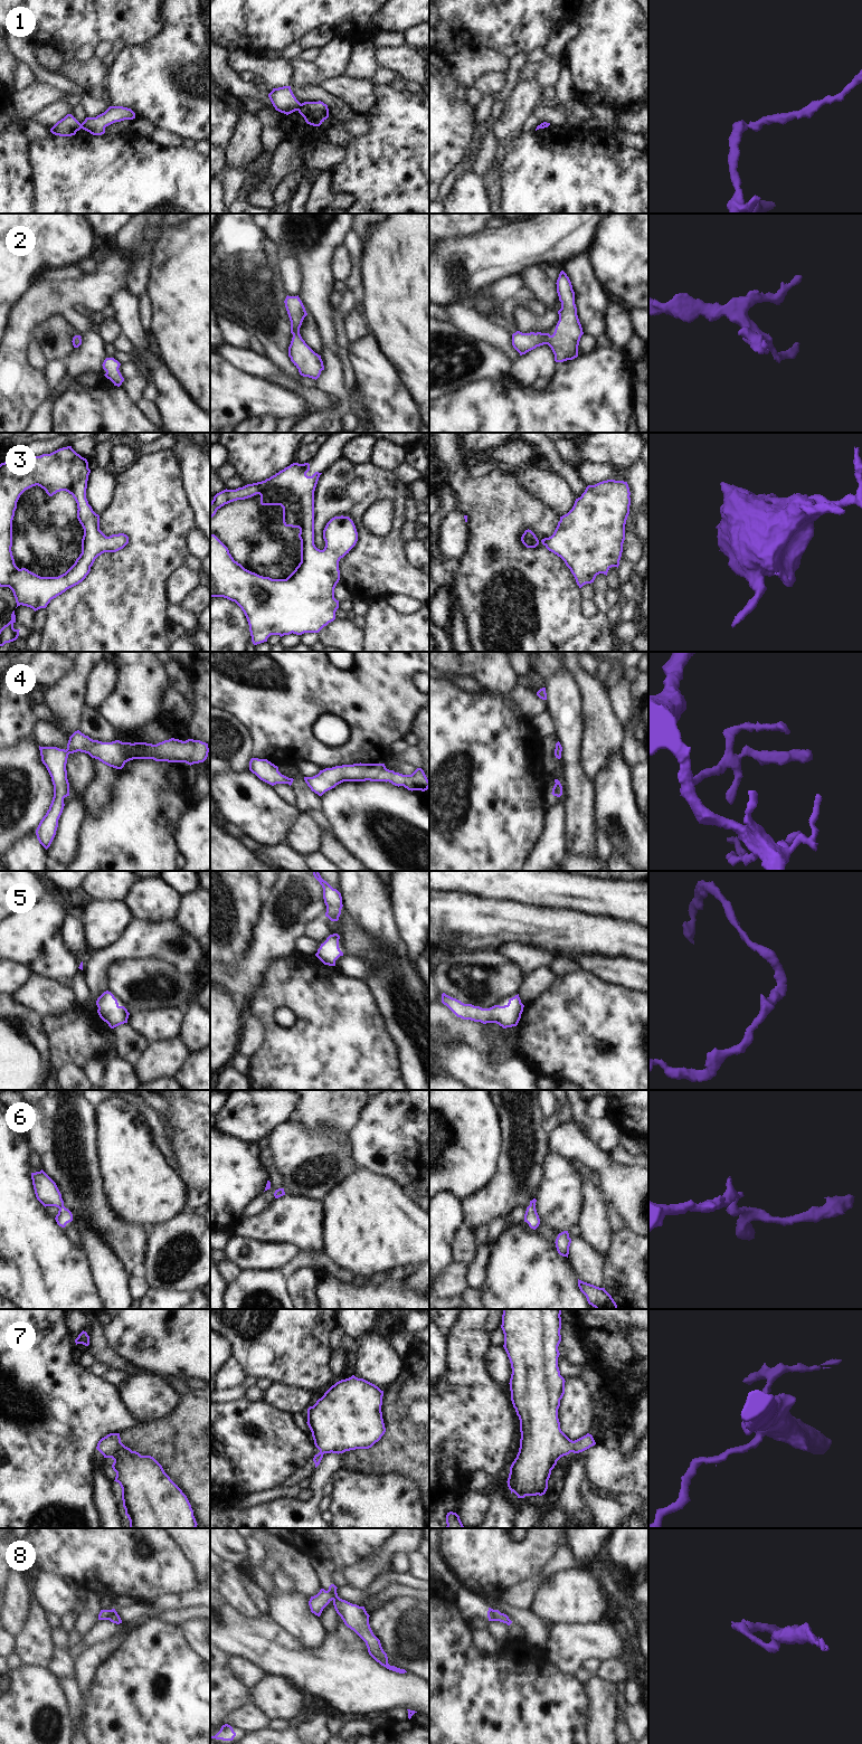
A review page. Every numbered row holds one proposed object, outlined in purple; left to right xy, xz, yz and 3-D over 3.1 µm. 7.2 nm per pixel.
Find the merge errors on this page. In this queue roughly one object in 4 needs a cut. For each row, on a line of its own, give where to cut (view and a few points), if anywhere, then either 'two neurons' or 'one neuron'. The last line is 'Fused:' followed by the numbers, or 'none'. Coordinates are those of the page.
1: xz (301, 104), (296, 110) | two neurons
2: no cut | one neuron
3: no cut | one neuron
4: no cut | one neuron
5: no cut | one neuron
6: no cut | one neuron
7: no cut | one neuron
8: yz (493, 1610), (493, 1615), (496, 1620) | two neurons
Fused: 1, 8

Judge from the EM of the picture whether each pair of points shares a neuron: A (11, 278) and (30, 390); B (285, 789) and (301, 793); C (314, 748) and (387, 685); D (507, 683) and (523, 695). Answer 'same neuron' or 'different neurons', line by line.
A: different neurons
B: different neurons
C: same neuron
D: different neurons

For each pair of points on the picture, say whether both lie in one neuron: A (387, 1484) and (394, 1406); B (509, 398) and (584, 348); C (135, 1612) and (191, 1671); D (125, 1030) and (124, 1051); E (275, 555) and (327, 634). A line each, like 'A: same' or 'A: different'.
A: different
B: different
C: different
D: same
E: different

